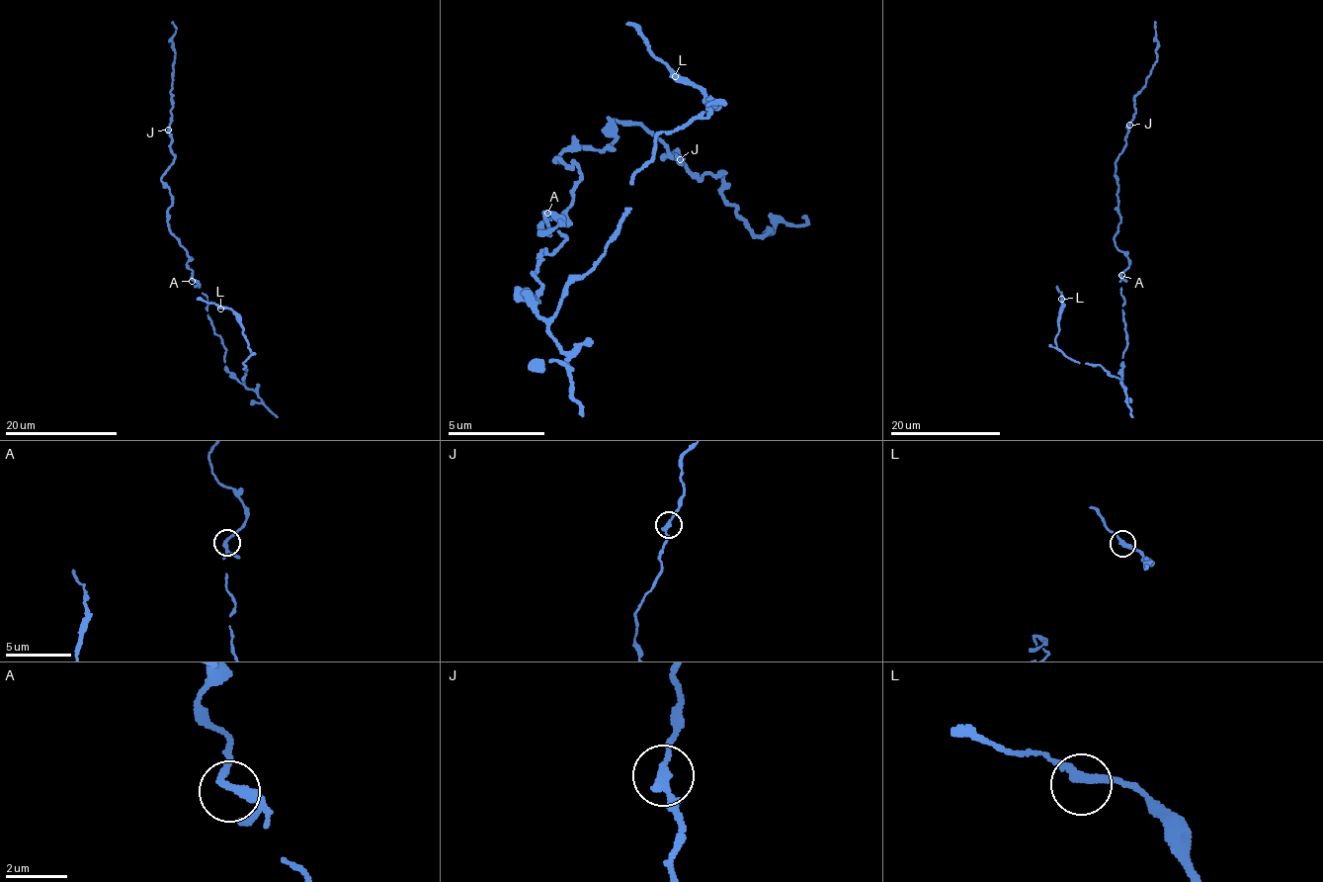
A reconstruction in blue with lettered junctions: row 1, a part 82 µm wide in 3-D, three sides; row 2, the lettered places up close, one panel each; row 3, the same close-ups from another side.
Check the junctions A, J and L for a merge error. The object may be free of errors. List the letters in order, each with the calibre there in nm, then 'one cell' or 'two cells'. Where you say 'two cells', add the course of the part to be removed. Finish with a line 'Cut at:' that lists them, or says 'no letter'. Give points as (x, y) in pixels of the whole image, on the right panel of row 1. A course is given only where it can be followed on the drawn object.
A: 260 nm thick; one cell
J: 280 nm thick; one cell
L: 280 nm thick; one cell
Cut at: no letter

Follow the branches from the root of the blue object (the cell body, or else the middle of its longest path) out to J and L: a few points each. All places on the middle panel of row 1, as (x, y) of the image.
J: (549, 213), (547, 233), (580, 180), (556, 161), (613, 147), (610, 119), (679, 157)
L: (549, 213), (566, 239), (537, 300), (518, 290), (549, 315), (653, 137), (713, 113), (675, 76)

